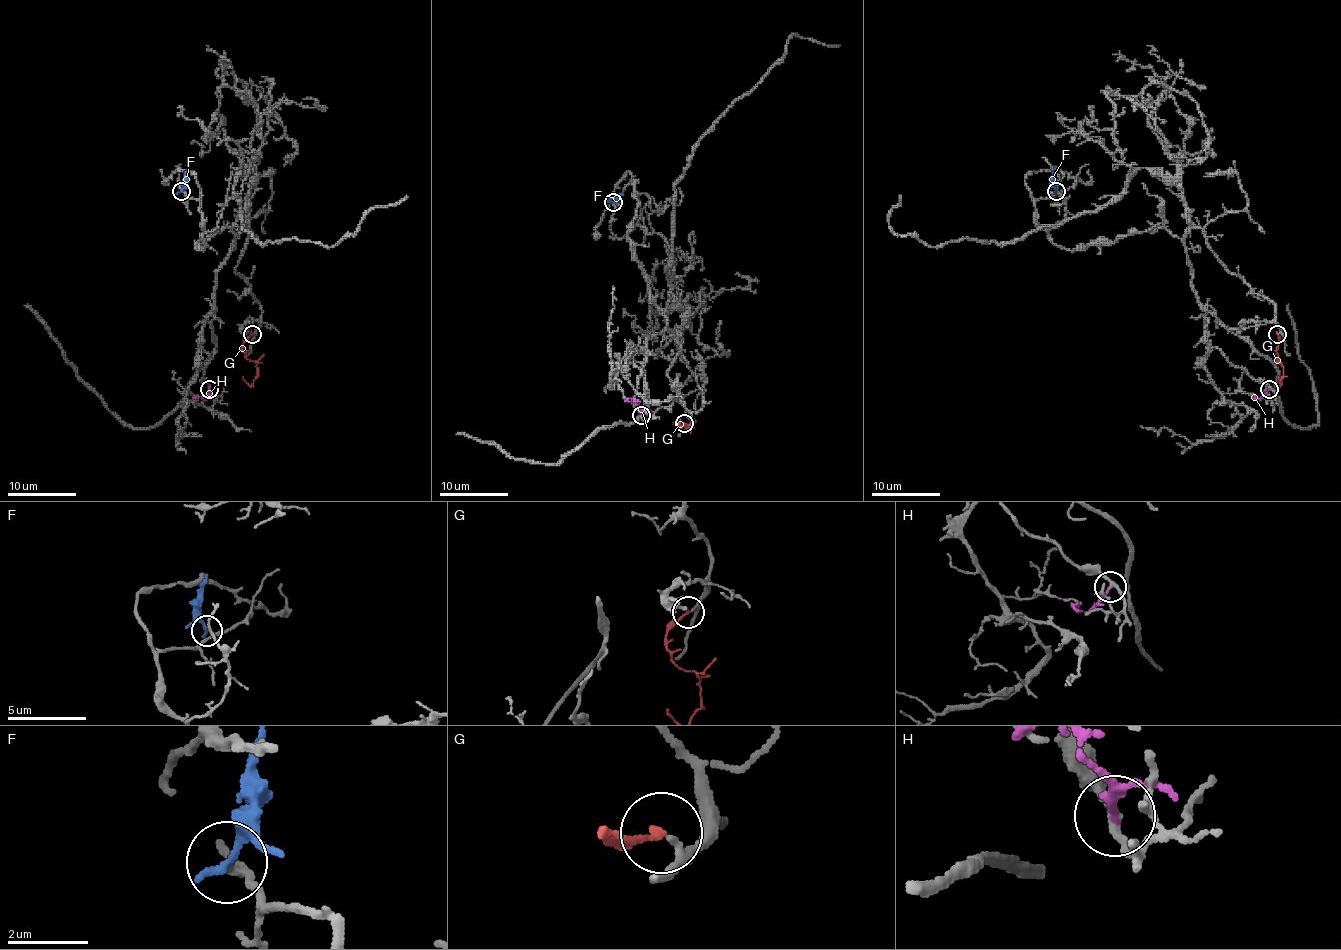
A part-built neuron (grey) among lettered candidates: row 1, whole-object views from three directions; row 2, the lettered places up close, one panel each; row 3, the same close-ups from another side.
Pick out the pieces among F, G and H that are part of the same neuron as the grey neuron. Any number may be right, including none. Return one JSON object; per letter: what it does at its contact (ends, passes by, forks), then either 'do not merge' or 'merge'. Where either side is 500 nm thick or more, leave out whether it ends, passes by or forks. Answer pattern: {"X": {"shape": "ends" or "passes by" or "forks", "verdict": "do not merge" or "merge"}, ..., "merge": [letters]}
{"F": {"shape": "ends", "verdict": "do not merge"}, "G": {"shape": "ends", "verdict": "merge"}, "H": {"shape": "ends", "verdict": "do not merge"}, "merge": ["G"]}

